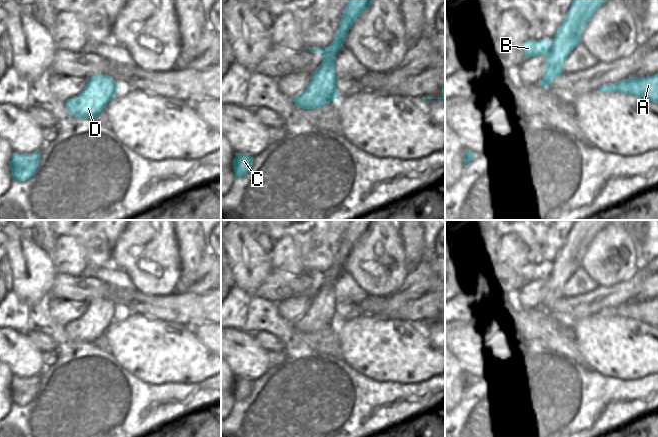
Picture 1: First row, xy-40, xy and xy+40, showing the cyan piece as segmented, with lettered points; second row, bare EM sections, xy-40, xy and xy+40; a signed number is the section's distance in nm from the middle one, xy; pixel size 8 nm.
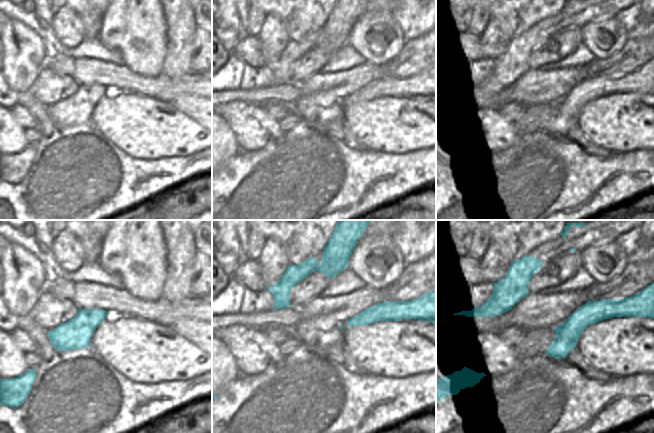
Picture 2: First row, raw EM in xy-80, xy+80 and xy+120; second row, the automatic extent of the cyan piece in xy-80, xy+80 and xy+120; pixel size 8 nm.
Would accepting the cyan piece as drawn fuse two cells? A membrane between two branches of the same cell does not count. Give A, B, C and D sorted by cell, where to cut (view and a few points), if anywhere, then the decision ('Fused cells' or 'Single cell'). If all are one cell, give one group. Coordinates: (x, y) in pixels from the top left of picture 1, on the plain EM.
Groups: A B / C D. Split along xy+40 (552, 270), (546, 280). Fused cells.

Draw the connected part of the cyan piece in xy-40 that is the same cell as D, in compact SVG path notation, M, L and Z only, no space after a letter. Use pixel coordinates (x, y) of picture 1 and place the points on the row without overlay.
M102 297L87 303L87 310L76 320L68 323L65 330L70 339L83 343L93 343L113 323L119 309Z

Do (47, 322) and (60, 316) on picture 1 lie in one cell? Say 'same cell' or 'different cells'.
different cells

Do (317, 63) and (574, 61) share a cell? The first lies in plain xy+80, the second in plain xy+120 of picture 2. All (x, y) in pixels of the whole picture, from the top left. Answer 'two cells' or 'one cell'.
two cells

